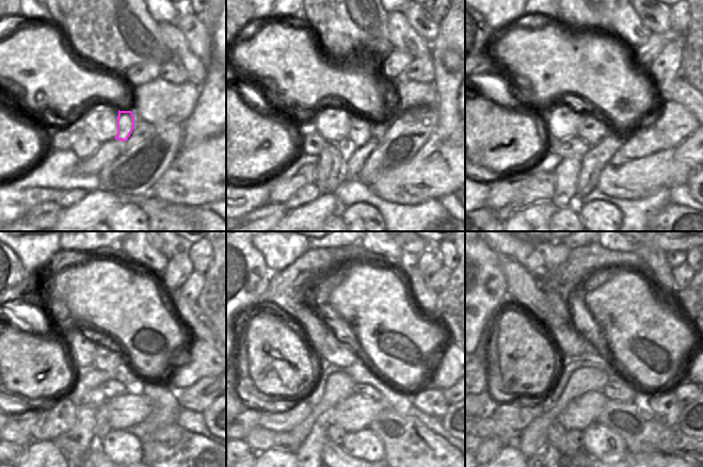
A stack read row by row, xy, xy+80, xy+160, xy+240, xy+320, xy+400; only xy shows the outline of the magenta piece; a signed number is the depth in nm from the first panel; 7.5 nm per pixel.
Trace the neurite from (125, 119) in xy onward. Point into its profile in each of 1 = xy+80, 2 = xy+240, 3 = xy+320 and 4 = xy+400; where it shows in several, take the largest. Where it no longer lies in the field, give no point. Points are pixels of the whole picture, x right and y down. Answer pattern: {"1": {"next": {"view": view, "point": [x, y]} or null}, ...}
{"1": {"next": {"view": "xy+80", "point": [360, 126]}}, "2": {"next": {"view": "xy+240", "point": [107, 357]}}, "3": {"next": {"view": "xy+320", "point": [335, 352]}}, "4": {"next": {"view": "xy+400", "point": [569, 341]}}}

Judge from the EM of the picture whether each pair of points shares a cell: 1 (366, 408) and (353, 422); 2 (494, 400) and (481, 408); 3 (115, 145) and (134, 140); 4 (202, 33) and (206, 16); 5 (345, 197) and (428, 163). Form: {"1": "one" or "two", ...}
{"1": "one", "2": "one", "3": "two", "4": "two", "5": "two"}

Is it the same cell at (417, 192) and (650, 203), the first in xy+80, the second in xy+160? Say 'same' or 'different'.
different

